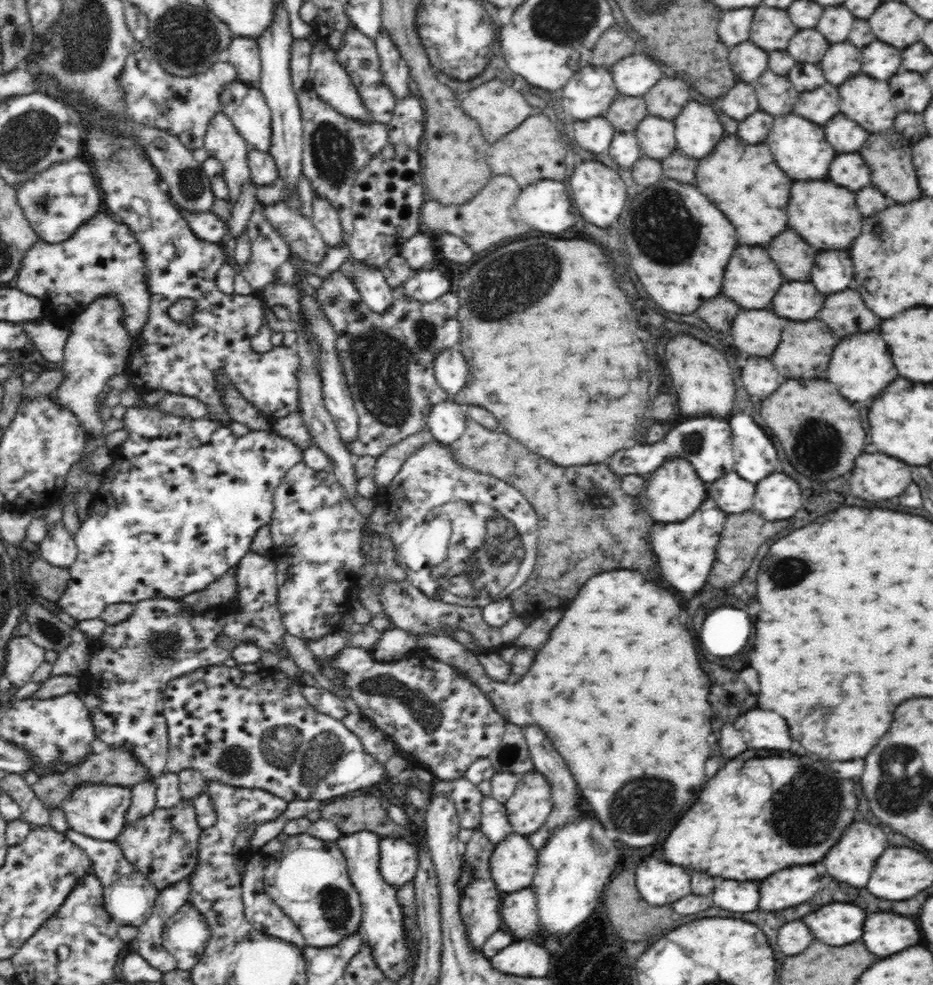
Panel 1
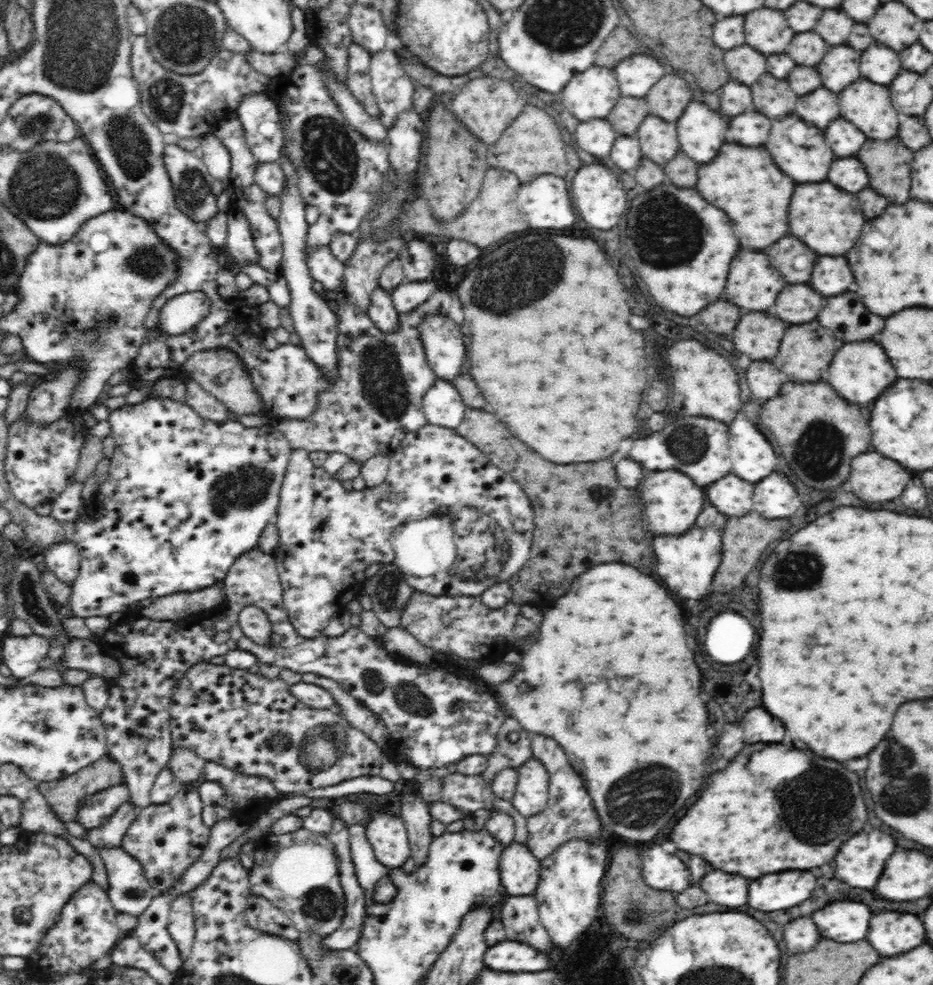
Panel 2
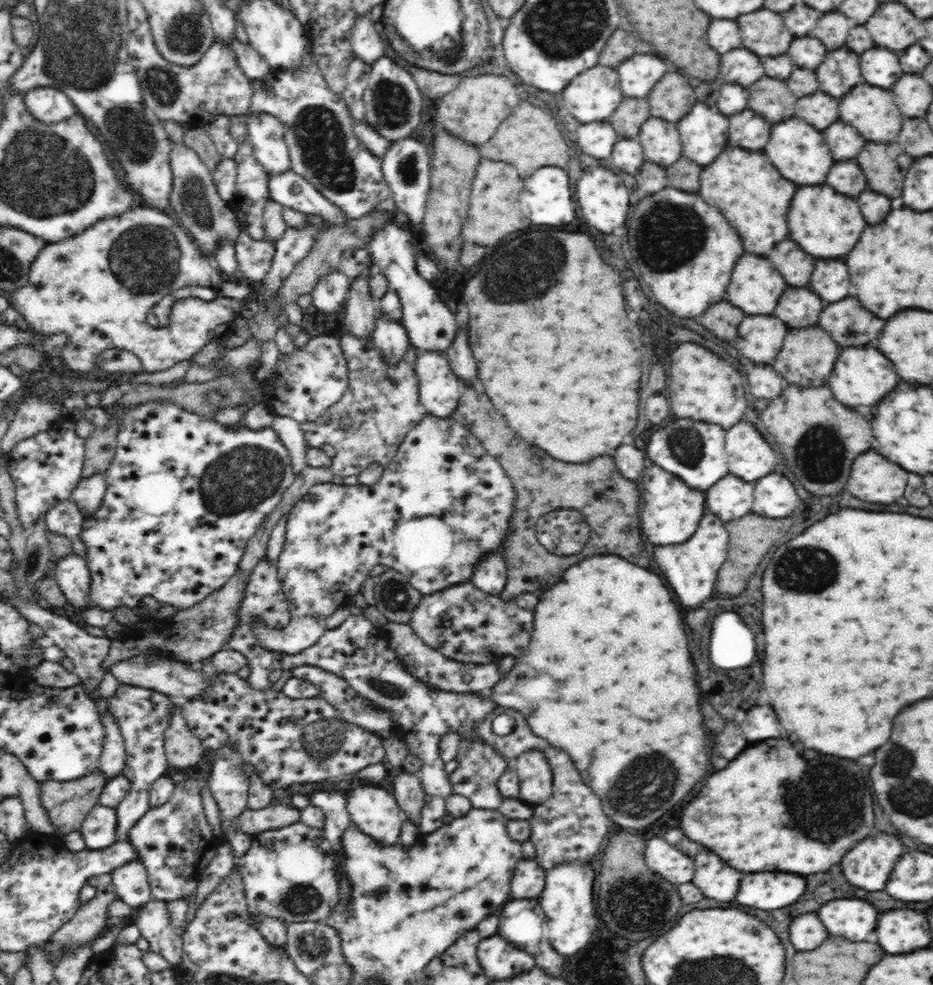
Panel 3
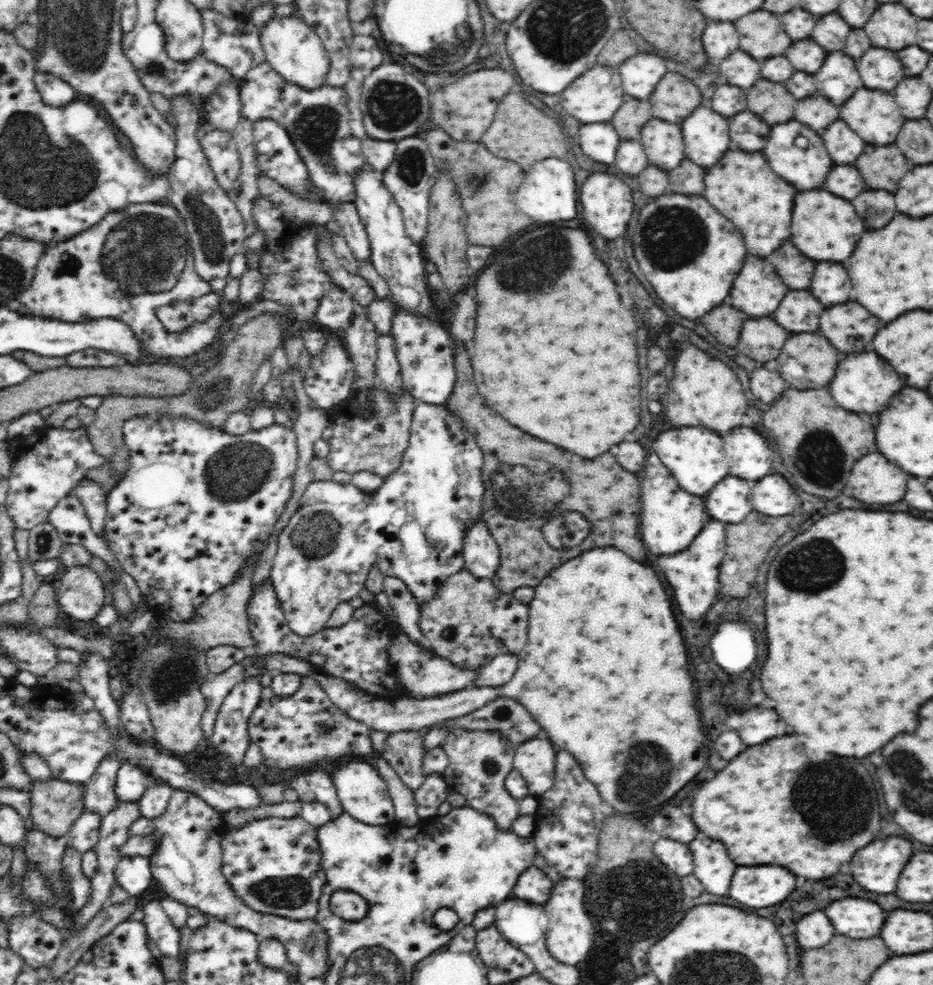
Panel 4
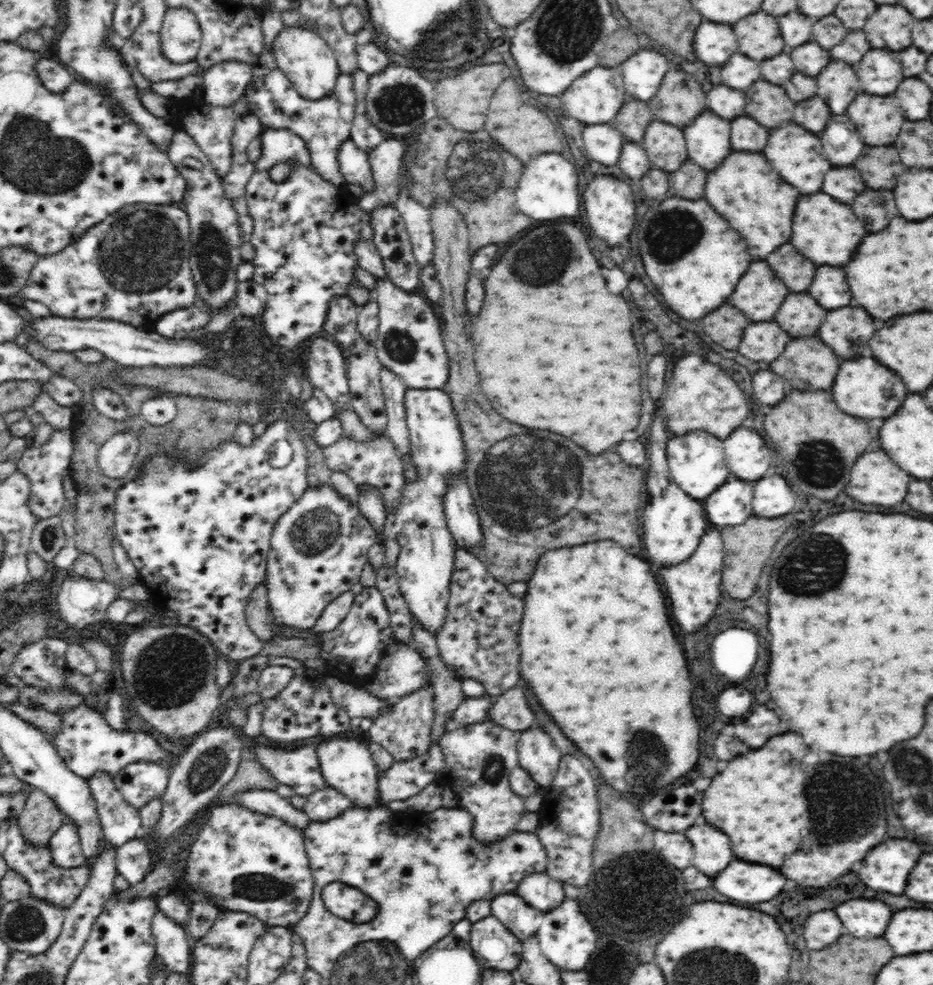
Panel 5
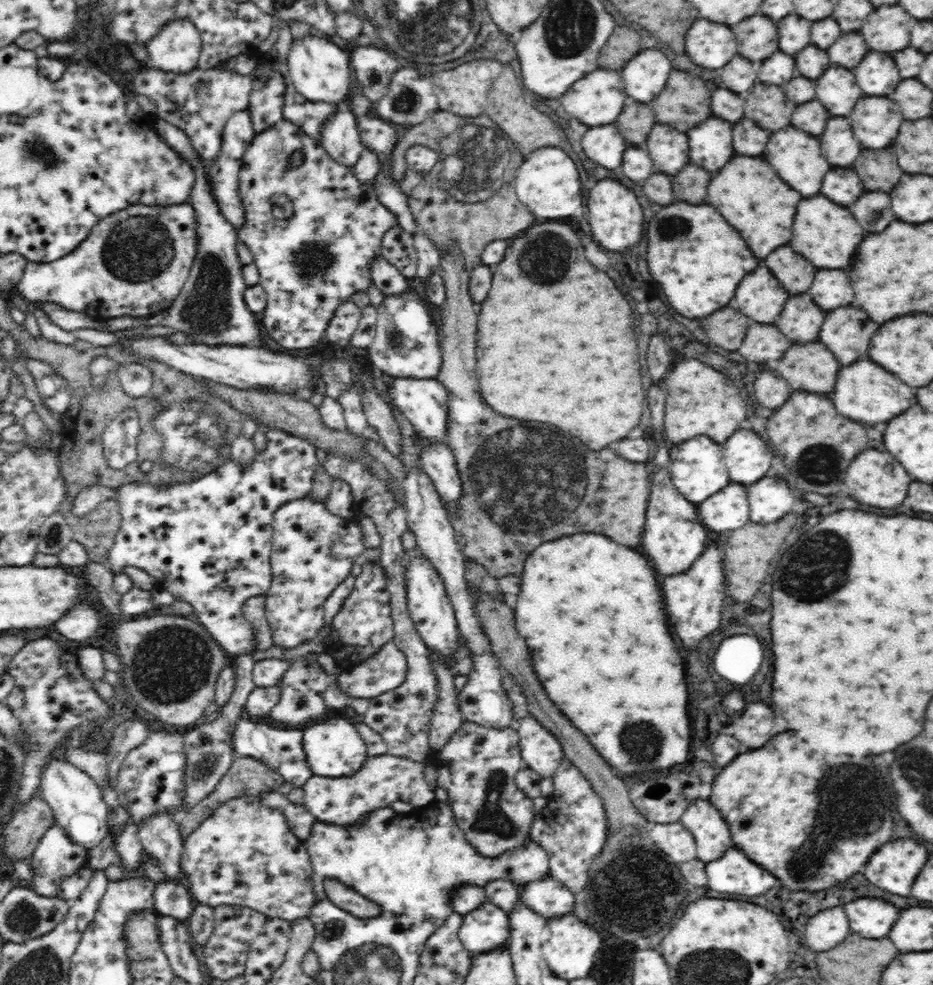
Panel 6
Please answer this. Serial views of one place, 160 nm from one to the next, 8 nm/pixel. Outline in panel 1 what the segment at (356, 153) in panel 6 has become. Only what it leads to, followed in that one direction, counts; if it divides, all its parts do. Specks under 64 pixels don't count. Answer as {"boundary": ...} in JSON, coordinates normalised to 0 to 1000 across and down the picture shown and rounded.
{"boundary":[[[475,353],[464,361],[467,386],[478,400],[491,400],[502,386],[501,363],[491,353]]]}

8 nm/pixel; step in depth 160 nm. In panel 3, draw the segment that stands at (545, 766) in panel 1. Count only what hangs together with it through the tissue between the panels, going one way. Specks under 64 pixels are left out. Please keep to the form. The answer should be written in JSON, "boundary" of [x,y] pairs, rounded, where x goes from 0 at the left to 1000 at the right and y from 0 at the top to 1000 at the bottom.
{"boundary":[[[585,757],[581,762],[593,784],[593,803],[589,810],[571,819],[572,827],[565,832],[569,841],[566,852],[574,862],[572,872],[584,883],[600,877],[628,877],[645,863],[658,837],[647,825],[644,812],[625,793],[611,768],[602,761],[592,761],[592,757]]]}

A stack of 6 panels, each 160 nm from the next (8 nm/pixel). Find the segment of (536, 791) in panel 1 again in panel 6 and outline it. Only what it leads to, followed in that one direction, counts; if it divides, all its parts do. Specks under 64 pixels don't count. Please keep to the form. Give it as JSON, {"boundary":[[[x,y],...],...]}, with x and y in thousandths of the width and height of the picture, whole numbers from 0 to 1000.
{"boundary":[[[569,726],[557,729],[552,739],[556,760],[565,779],[581,790],[592,789],[606,770],[599,750]]]}

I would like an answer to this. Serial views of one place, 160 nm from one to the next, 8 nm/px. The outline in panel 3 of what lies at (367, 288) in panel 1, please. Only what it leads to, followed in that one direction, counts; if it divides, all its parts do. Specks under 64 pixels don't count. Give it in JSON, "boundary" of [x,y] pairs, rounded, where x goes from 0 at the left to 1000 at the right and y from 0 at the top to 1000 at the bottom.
{"boundary":[[[406,318],[398,345],[412,362],[412,366],[418,370],[428,369],[431,360],[435,359],[435,354],[441,351],[434,331]]]}

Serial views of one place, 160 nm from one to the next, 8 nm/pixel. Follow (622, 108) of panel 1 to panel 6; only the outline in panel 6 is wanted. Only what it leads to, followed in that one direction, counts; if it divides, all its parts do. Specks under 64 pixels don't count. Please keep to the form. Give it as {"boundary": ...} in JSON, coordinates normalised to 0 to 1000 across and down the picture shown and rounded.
{"boundary":[[[686,104],[671,106],[665,120],[660,122],[660,130],[669,138],[673,146],[688,146],[692,144],[692,136],[701,126],[701,116],[695,106],[686,108]]]}

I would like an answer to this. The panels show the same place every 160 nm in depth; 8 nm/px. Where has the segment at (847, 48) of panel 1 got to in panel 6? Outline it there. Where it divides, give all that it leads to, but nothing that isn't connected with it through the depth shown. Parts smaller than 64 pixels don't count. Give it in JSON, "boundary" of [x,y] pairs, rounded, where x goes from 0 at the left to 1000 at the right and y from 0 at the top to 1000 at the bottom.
{"boundary":[[[902,67],[887,69],[875,81],[875,99],[887,110],[892,118],[909,118],[924,99],[915,75]]]}

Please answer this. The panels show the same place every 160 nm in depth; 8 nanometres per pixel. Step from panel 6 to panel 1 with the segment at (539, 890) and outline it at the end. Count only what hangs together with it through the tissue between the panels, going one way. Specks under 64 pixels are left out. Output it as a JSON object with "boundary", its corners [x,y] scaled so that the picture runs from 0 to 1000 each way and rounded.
{"boundary":[[[549,846],[529,858],[524,873],[525,889],[538,908],[568,902],[577,879],[577,864],[567,857],[566,850]]]}

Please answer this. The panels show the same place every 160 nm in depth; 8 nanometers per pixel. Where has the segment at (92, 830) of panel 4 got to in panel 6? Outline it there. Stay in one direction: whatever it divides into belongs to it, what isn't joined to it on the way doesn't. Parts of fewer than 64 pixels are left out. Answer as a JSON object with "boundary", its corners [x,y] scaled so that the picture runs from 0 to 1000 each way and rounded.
{"boundary":[[[59,837],[53,840],[39,857],[39,861],[33,869],[34,877],[31,877],[31,879],[36,879],[36,887],[39,887],[39,891],[36,891],[36,905],[45,910],[60,911],[66,895],[93,879],[92,869],[93,862],[77,855],[65,839]]]}

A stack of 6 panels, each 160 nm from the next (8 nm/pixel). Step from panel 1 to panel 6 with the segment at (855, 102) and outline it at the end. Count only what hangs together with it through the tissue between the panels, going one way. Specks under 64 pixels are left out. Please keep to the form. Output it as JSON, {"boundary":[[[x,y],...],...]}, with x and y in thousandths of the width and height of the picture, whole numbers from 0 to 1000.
{"boundary":[[[922,99],[909,122],[926,150],[950,150],[960,142],[967,116],[952,99]]]}

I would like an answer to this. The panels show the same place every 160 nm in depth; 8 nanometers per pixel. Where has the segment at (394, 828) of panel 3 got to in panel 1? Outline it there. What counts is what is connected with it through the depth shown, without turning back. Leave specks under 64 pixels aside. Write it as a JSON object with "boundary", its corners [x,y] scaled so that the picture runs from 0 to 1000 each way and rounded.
{"boundary":[[[412,848],[405,852],[406,880],[411,892],[427,904],[444,893],[448,883],[445,857],[438,850]]]}

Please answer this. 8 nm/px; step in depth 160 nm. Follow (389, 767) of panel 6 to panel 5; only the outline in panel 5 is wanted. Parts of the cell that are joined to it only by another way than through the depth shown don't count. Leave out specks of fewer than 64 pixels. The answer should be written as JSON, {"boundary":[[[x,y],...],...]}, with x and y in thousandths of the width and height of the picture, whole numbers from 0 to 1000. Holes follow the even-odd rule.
{"boundary":[[[463,755],[457,765],[442,772],[420,774],[414,784],[405,784],[407,813],[435,812],[454,802],[461,794],[472,790],[476,780],[476,764]],[[350,797],[328,809],[325,822],[330,830],[337,835],[349,835],[364,829],[375,819],[379,819],[376,810]]]}

